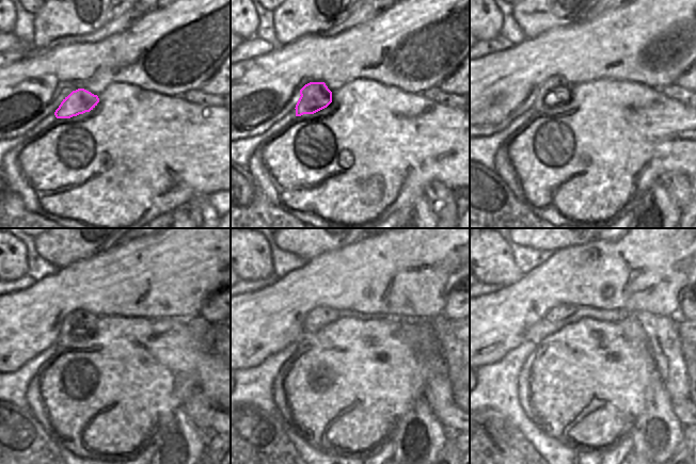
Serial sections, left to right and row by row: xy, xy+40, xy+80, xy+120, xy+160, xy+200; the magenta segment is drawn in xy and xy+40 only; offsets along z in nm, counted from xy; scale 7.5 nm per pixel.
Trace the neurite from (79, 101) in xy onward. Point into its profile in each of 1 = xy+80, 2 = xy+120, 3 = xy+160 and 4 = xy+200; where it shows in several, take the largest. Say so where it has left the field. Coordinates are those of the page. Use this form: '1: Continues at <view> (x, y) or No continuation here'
1: Continues at xy+80 (555, 91)
2: Continues at xy+120 (80, 324)
3: Continues at xy+160 (321, 316)
4: Continues at xy+200 (559, 313)

